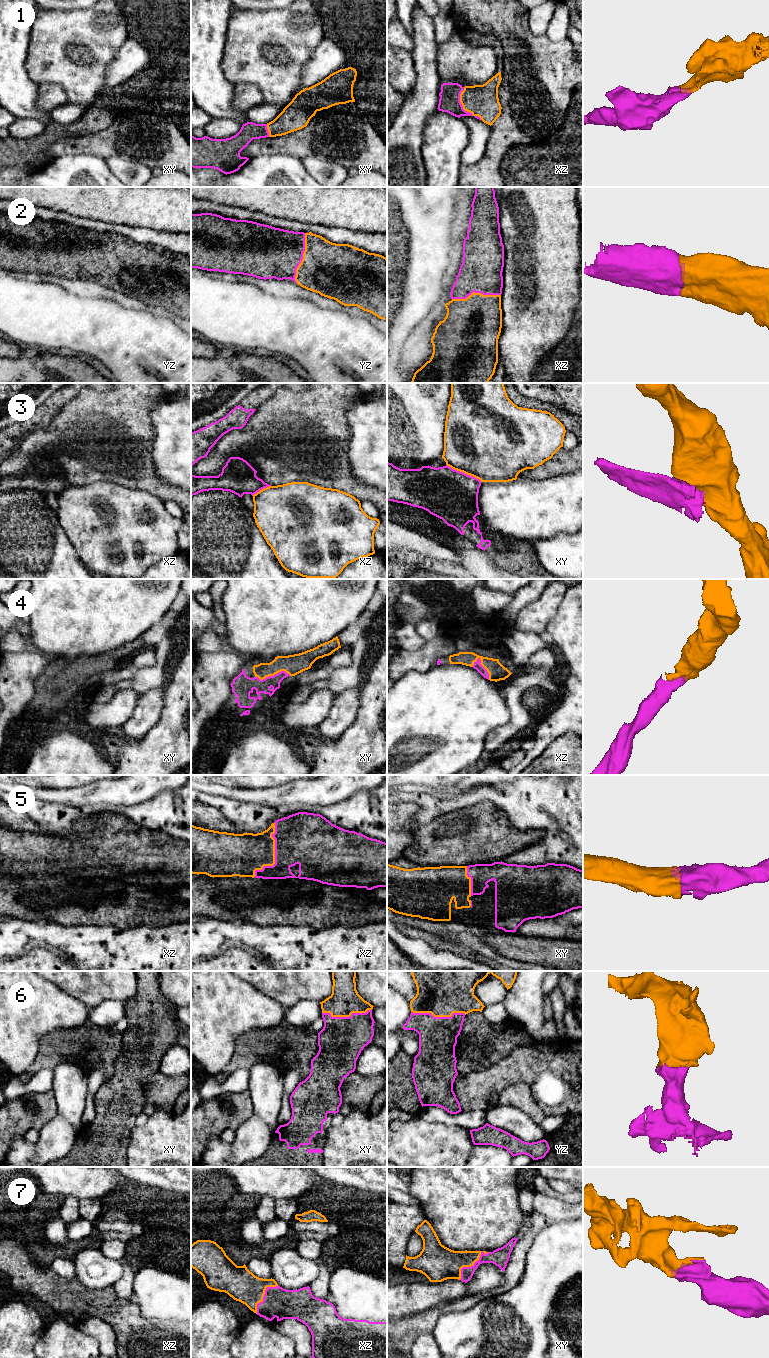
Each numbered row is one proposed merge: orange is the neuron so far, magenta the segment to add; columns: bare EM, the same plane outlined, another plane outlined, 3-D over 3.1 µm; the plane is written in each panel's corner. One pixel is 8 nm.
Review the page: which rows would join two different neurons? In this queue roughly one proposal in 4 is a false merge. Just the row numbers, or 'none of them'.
3

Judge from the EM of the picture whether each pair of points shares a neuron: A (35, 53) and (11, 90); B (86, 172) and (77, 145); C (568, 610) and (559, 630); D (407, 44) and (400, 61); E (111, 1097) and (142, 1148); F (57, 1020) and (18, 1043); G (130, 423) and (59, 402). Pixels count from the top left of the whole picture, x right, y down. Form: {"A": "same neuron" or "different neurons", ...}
{"A": "different neurons", "B": "different neurons", "C": "same neuron", "D": "different neurons", "E": "different neurons", "F": "same neuron", "G": "different neurons"}

